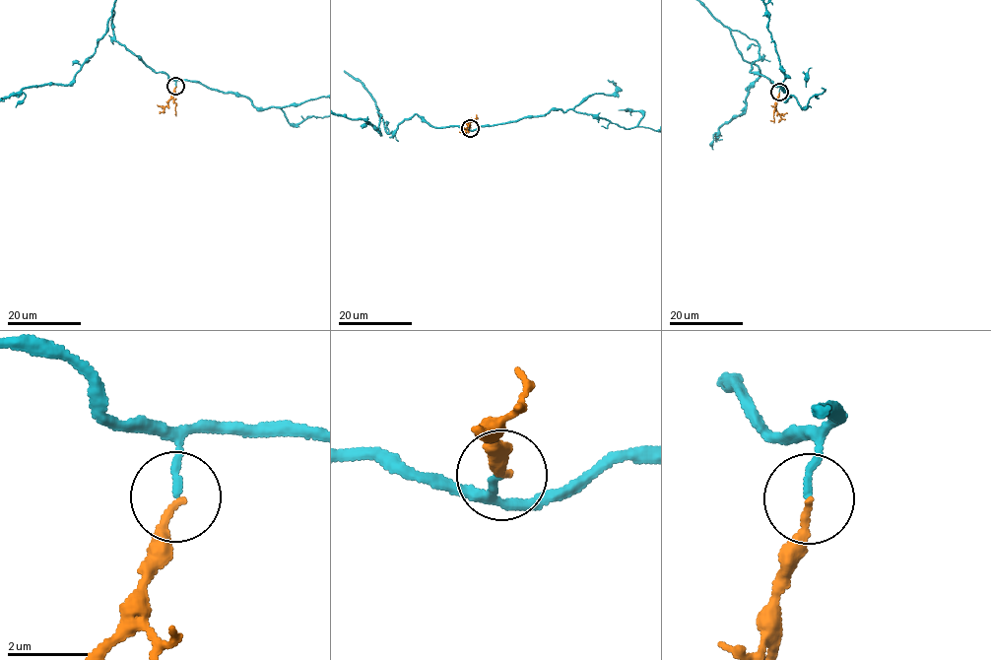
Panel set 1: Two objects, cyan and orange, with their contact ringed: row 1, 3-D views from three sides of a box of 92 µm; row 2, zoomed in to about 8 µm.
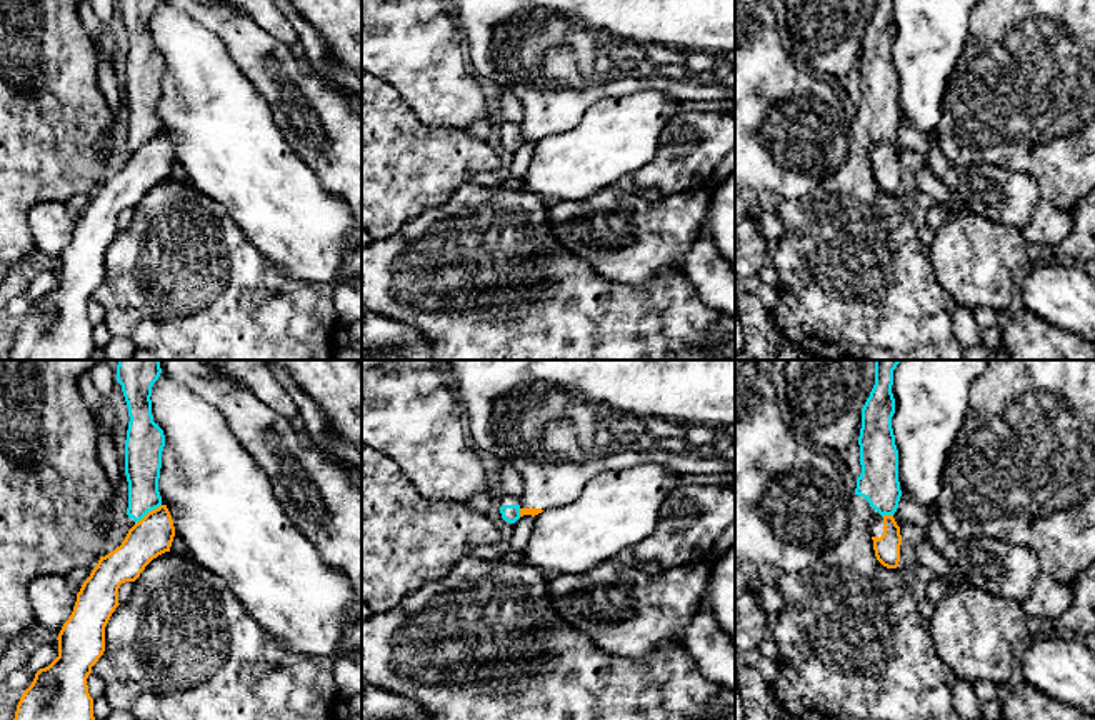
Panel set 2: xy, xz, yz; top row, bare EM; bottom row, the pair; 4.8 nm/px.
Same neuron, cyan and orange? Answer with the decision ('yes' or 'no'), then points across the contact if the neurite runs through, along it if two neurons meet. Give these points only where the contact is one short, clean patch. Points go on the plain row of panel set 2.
no; border xy (160, 130), (135, 150)

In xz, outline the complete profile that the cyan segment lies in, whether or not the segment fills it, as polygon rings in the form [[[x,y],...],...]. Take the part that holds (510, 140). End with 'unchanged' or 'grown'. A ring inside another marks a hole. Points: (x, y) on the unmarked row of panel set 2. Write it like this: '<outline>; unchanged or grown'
[[[507,88],[502,90],[497,123],[502,145],[515,150],[520,145],[520,125],[523,120],[523,103]]]; grown

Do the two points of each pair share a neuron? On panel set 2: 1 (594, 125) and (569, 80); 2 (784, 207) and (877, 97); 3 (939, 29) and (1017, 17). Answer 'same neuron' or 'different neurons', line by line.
1: different neurons
2: same neuron
3: different neurons

